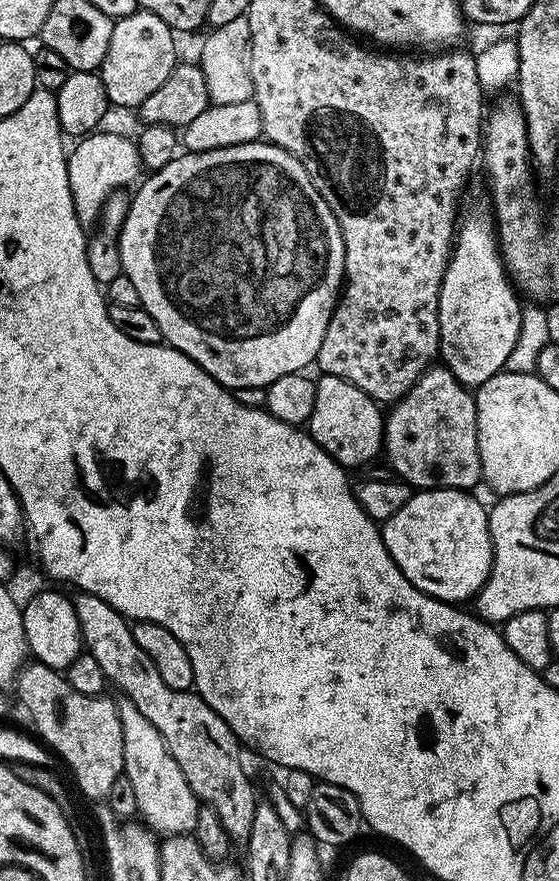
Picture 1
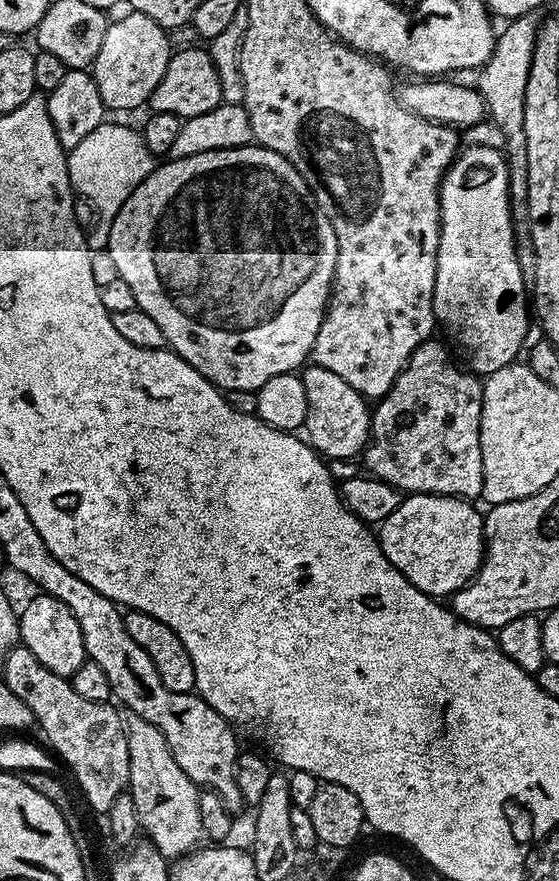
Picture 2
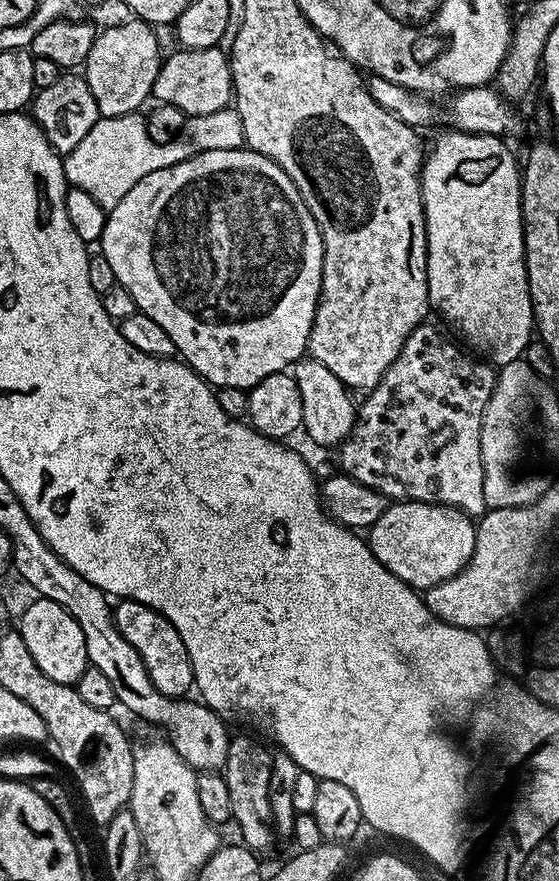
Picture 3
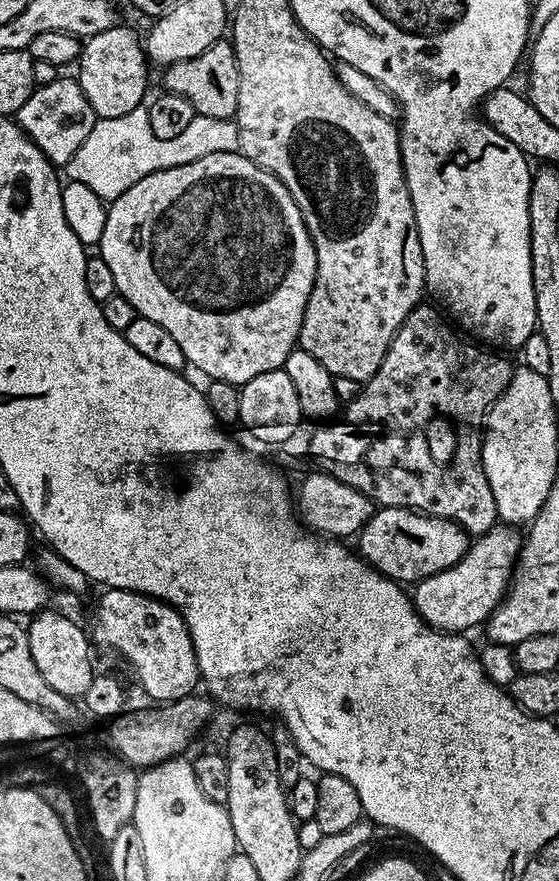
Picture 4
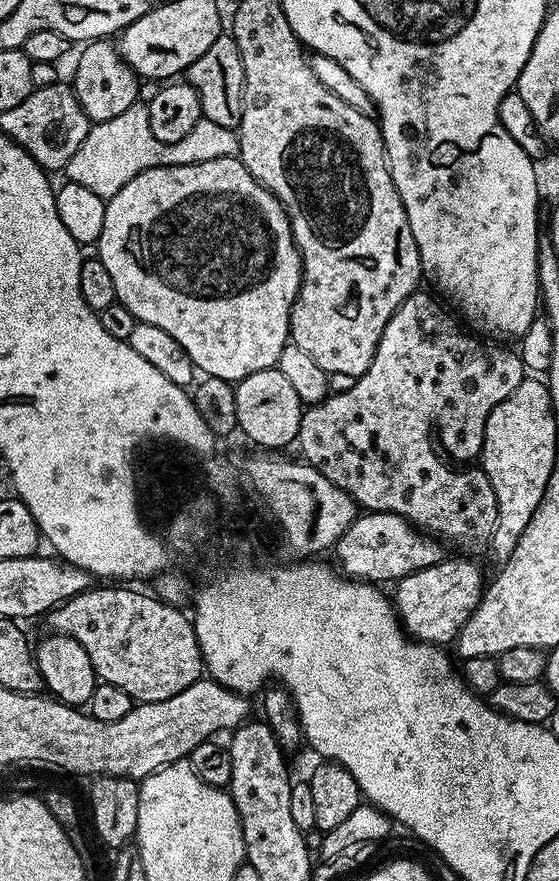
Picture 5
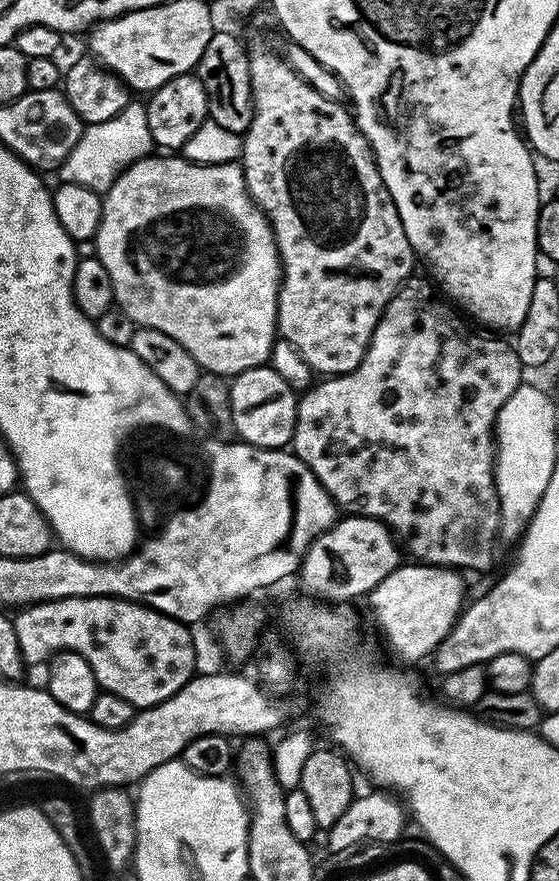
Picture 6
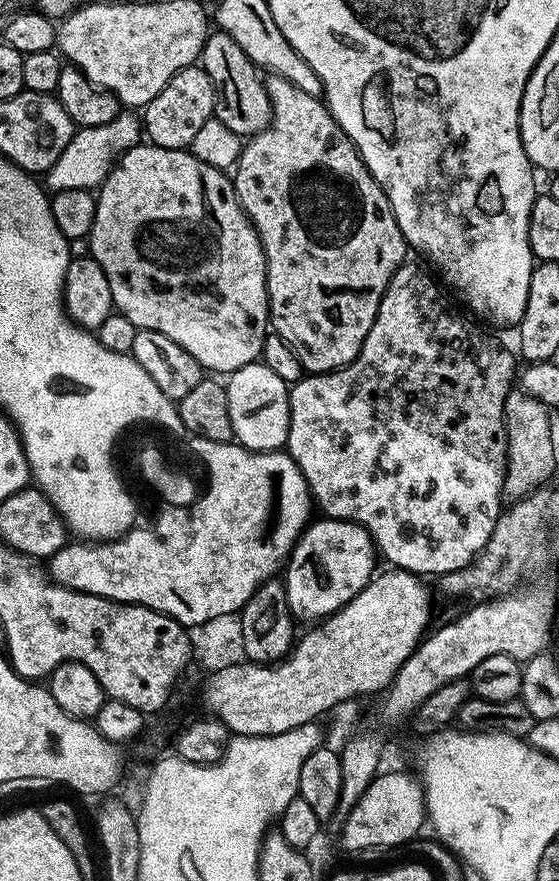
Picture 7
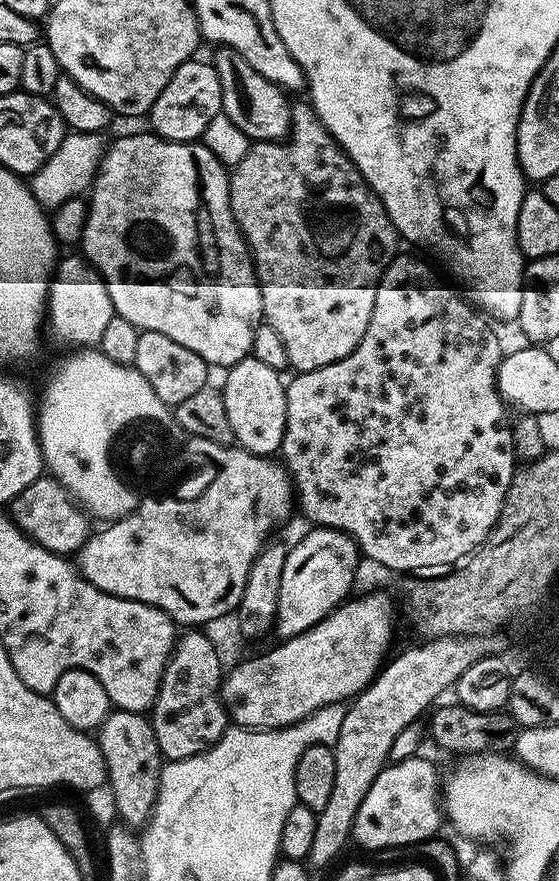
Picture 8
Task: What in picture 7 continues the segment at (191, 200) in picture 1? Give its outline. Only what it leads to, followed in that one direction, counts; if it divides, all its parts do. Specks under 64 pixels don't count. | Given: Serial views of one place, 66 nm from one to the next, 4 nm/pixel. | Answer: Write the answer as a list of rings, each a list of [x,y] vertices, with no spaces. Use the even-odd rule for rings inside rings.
[[[151,142],[135,144],[130,150],[126,150],[116,165],[110,170],[110,174],[100,185],[95,193],[96,213],[91,232],[86,237],[89,244],[92,259],[102,266],[106,274],[106,282],[110,282],[110,294],[115,311],[121,312],[130,322],[134,322],[137,330],[158,330],[158,334],[166,334],[186,354],[193,356],[201,368],[212,374],[224,372],[231,374],[237,372],[242,366],[255,364],[261,359],[264,351],[264,340],[270,335],[270,317],[268,315],[268,287],[266,286],[266,258],[262,250],[260,235],[257,234],[252,221],[242,210],[242,206],[236,197],[236,186],[231,179],[228,180],[221,169],[202,162],[190,150],[183,148],[163,148]]]

